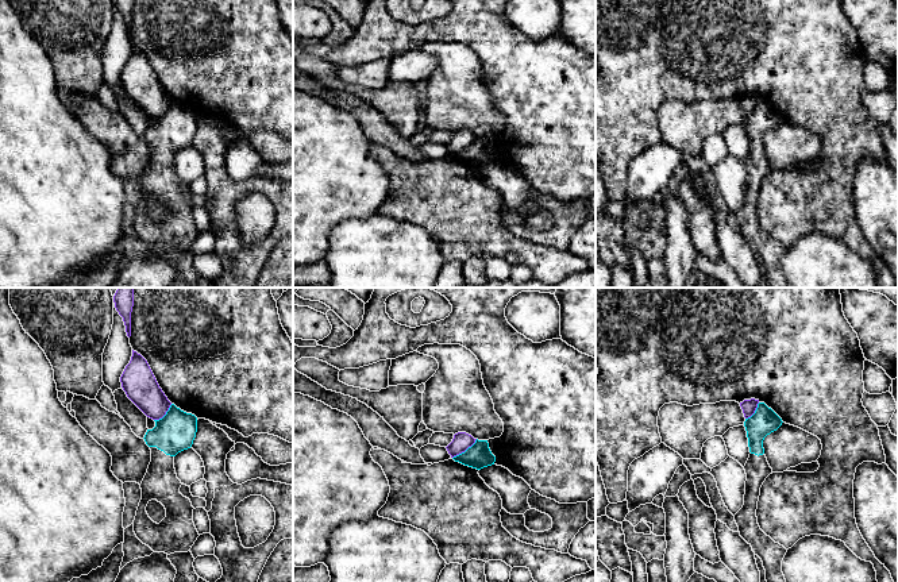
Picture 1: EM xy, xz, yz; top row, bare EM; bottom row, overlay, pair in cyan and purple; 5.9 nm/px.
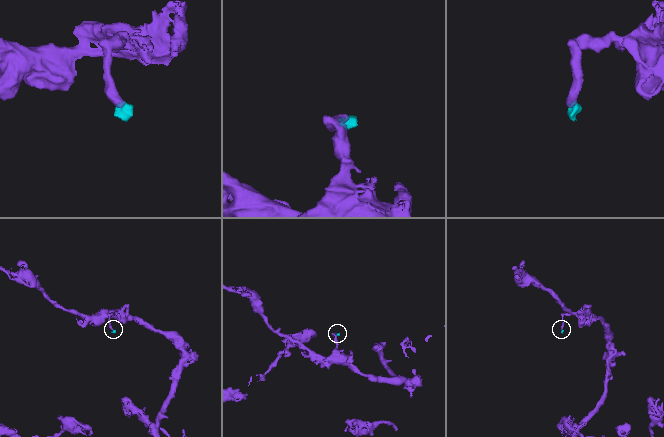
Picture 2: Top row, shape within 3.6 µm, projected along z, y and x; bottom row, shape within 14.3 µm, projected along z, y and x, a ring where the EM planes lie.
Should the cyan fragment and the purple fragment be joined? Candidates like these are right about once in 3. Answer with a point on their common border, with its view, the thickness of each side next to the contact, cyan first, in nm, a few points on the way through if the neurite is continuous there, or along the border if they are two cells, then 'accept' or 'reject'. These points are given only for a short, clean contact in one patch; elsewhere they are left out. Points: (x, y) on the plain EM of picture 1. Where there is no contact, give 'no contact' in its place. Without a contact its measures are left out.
contact xz (466, 147); calibres 150 and 110 nm; border xz (477, 137), (453, 155); reject

